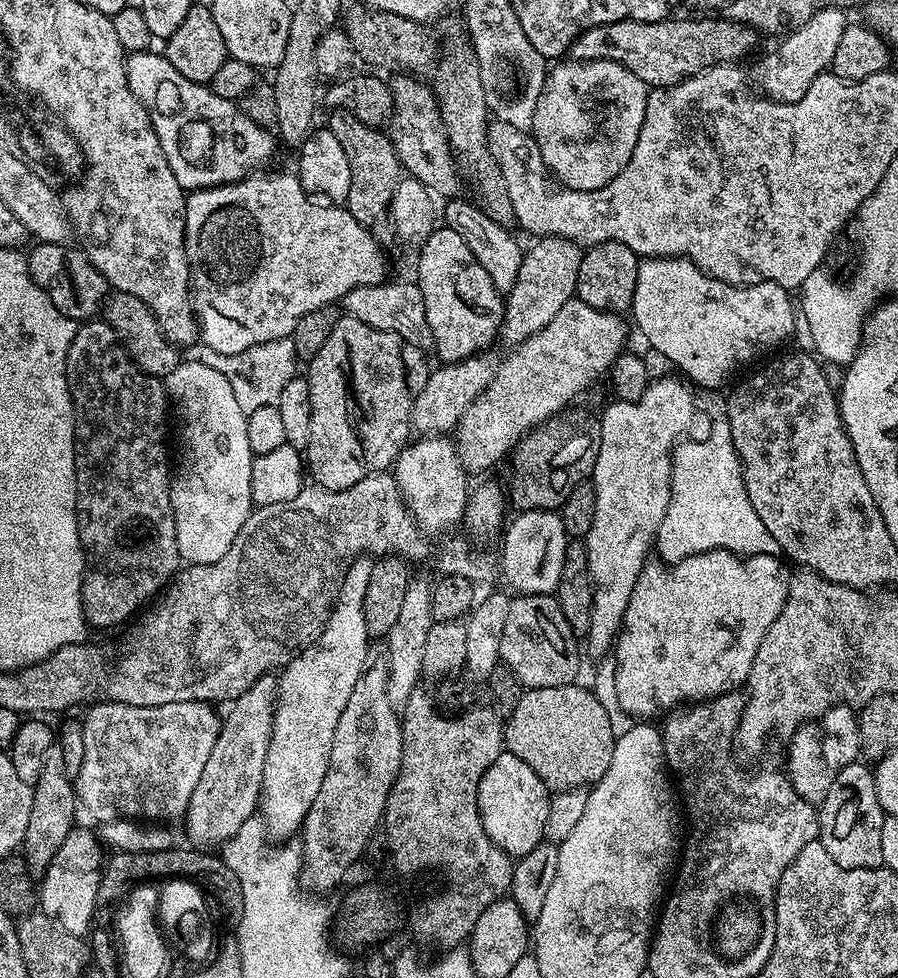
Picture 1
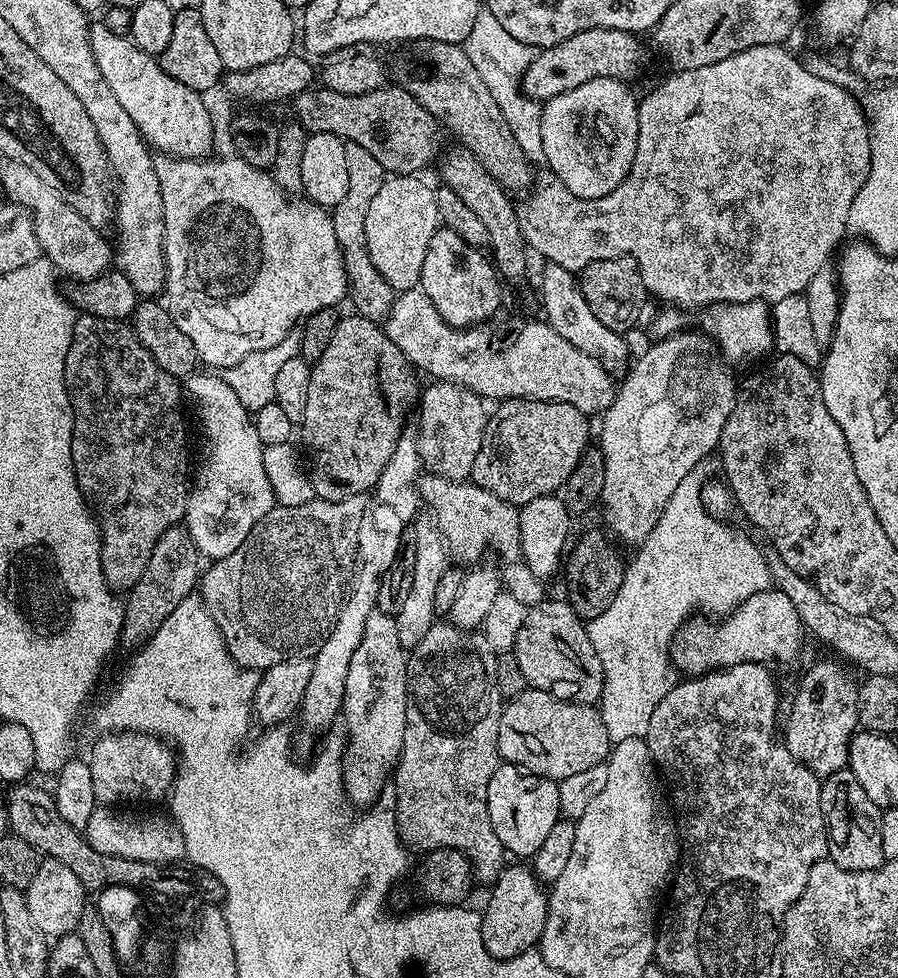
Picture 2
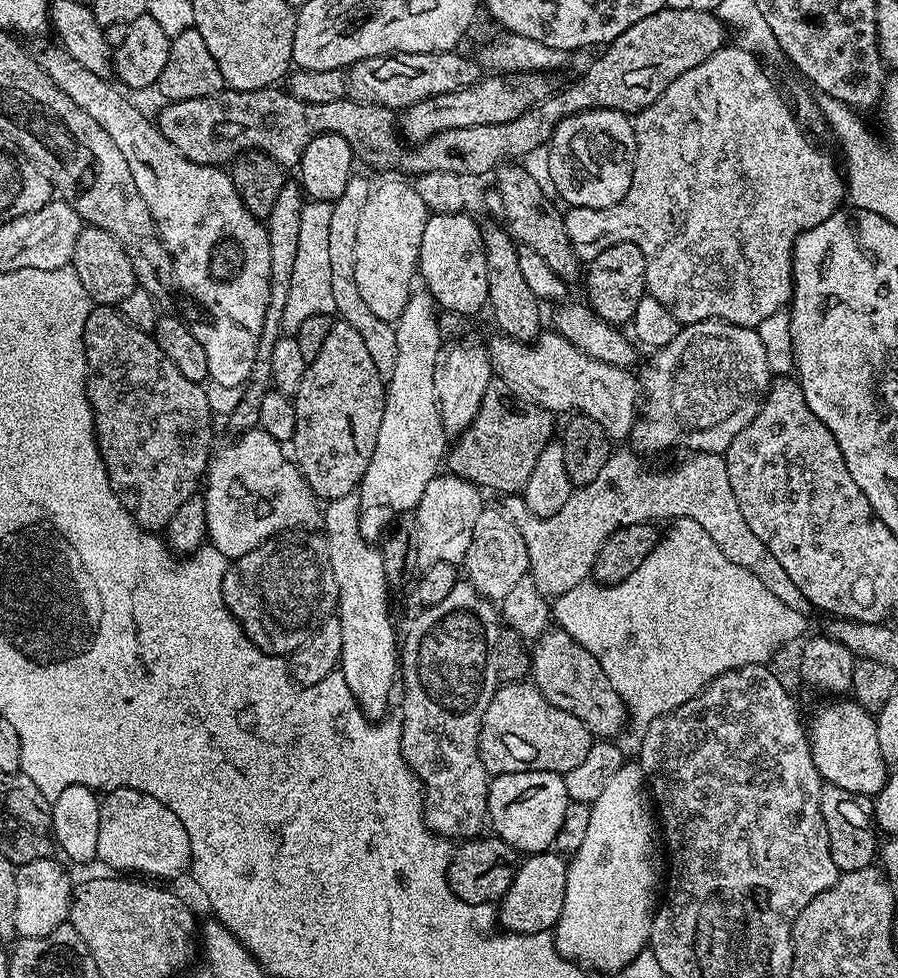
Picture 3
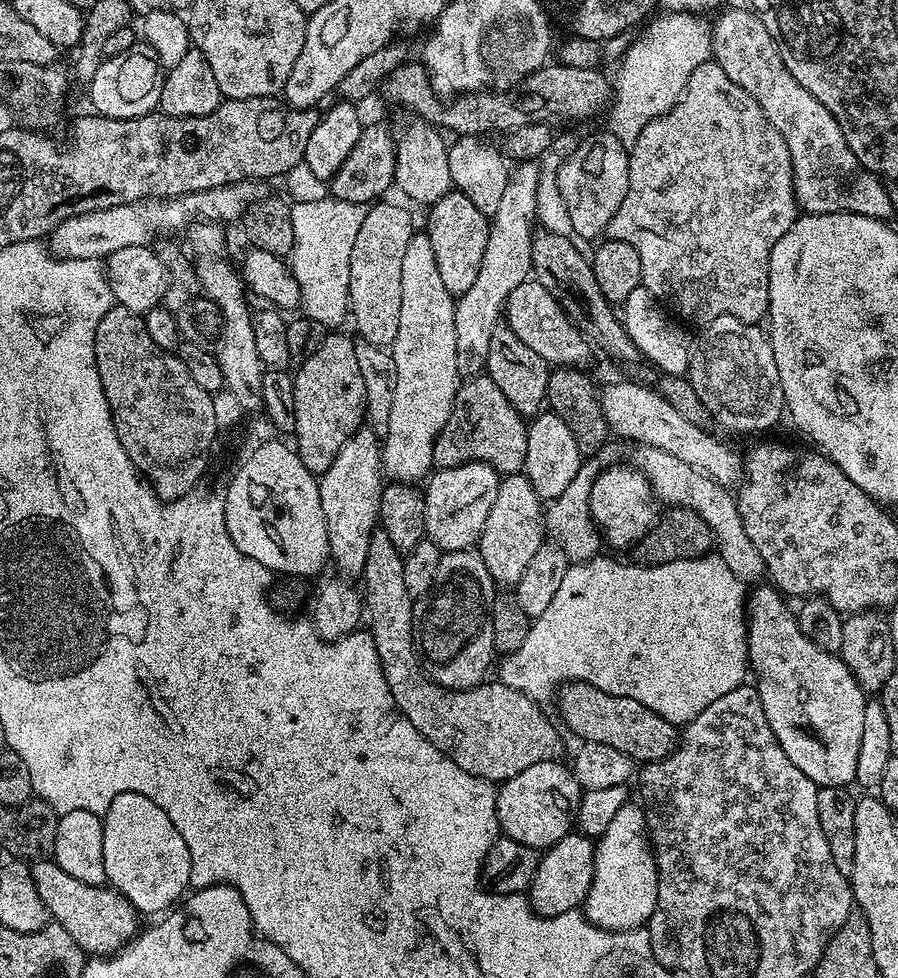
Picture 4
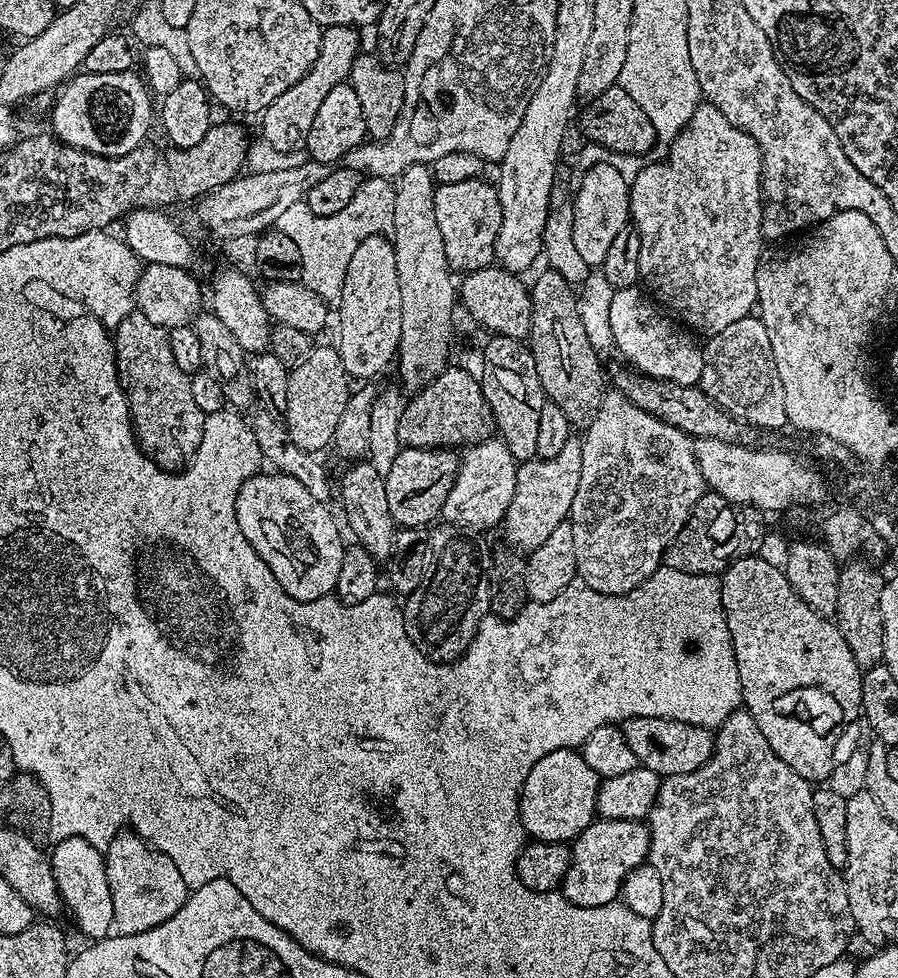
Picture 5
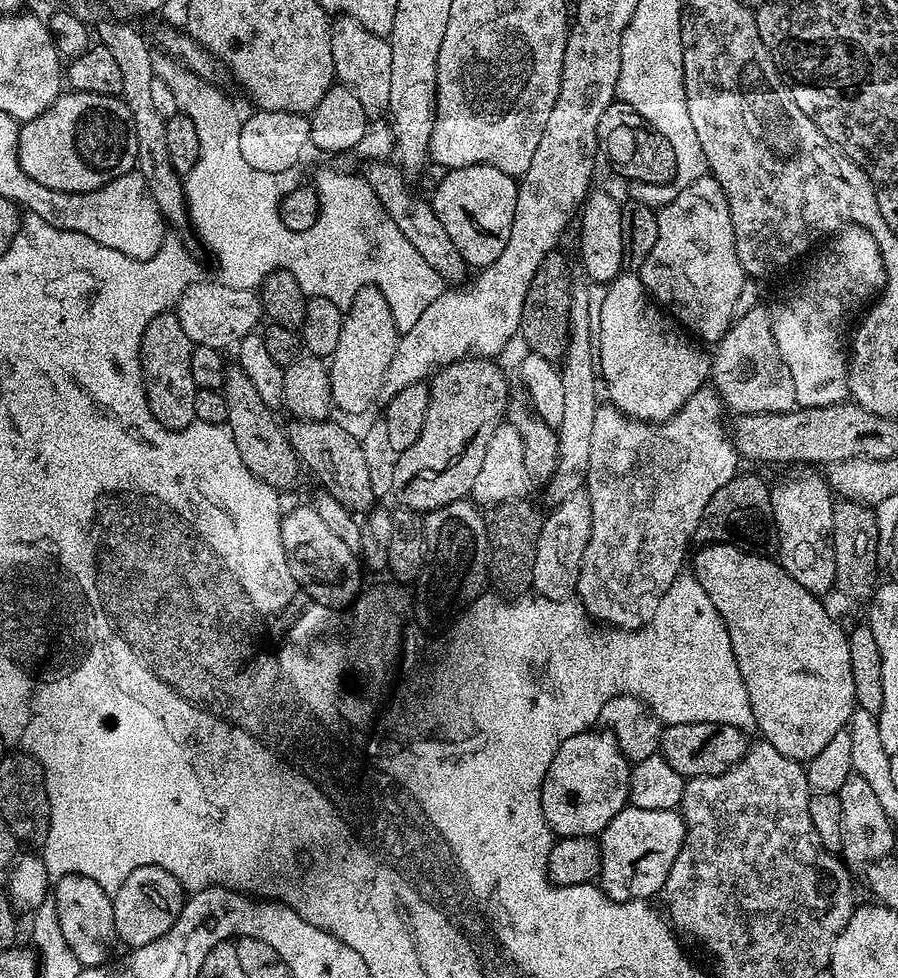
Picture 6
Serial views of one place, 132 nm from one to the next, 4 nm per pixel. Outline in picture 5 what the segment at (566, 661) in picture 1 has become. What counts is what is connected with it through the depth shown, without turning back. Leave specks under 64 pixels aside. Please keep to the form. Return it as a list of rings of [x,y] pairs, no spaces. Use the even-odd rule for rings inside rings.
[[[642,718],[623,721],[622,731],[626,738],[626,746],[634,750],[637,765],[646,770],[654,770],[659,776],[674,774],[690,774],[698,770],[712,756],[716,745],[713,729],[694,726],[686,722],[674,722],[670,718]]]

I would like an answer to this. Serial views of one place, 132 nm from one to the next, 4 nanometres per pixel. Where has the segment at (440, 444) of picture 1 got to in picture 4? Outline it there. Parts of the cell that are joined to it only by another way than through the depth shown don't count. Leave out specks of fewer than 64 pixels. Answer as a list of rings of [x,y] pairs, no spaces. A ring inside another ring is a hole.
[[[520,162],[515,167],[511,169],[511,180],[506,186],[502,202],[499,203],[496,214],[490,220],[486,254],[482,254],[482,270],[478,270],[478,278],[474,278],[474,286],[470,286],[470,290],[463,292],[456,300],[454,310],[456,357],[458,370],[468,378],[479,376],[485,371],[488,355],[494,347],[495,340],[492,339],[496,336],[496,323],[499,320],[501,323],[508,296],[514,290],[514,286],[522,286],[522,282],[526,282],[532,276],[532,238],[538,224],[536,207],[538,206],[540,166],[536,162]]]

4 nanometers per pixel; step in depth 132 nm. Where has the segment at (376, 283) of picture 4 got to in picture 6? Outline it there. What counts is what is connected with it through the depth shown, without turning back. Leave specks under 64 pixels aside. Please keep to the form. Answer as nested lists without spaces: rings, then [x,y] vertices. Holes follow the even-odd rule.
[[[374,286],[360,288],[354,298],[352,307],[344,312],[344,325],[340,331],[340,341],[330,357],[330,386],[332,387],[332,402],[337,409],[344,412],[364,412],[372,403],[377,403],[382,378],[386,374],[386,366],[390,366],[390,358],[394,358],[398,333],[394,314],[390,314],[390,306],[386,298]]]

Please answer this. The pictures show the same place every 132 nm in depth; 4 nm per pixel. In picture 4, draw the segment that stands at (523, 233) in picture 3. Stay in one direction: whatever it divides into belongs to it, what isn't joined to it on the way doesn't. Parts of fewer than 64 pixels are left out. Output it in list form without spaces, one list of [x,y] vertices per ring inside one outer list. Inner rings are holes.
[[[540,230],[533,235],[532,238],[532,276],[542,286],[546,286],[546,290],[550,290],[550,294],[554,294],[556,299],[565,305],[573,304],[576,309],[571,309],[570,315],[576,321],[577,328],[585,333],[593,345],[597,349],[600,348],[604,352],[609,352],[616,360],[632,360],[637,359],[638,353],[636,344],[629,338],[628,331],[624,328],[623,319],[618,315],[617,309],[608,303],[607,298],[602,294],[602,290],[598,286],[598,278],[594,278],[594,270],[592,269],[589,257],[583,256],[576,249],[577,241],[567,236],[559,236],[556,233]]]

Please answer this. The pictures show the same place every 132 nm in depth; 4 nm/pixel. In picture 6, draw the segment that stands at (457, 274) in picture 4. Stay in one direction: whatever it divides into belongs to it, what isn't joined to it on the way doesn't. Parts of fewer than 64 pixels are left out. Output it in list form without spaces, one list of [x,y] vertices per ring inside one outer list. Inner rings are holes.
[[[475,164],[451,169],[442,179],[436,191],[431,193],[430,203],[438,222],[450,234],[450,242],[462,254],[465,265],[473,269],[489,268],[494,258],[502,255],[506,242],[510,242],[510,226],[514,226],[517,181],[489,164]]]

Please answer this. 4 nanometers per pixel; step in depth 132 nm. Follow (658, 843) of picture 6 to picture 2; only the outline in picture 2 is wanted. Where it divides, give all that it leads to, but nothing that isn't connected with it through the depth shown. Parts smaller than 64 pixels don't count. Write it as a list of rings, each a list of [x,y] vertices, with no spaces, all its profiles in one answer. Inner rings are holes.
[[[524,862],[509,863],[491,885],[488,905],[482,908],[482,942],[494,958],[505,960],[523,952],[533,951],[542,938],[548,917],[548,892],[545,885]]]

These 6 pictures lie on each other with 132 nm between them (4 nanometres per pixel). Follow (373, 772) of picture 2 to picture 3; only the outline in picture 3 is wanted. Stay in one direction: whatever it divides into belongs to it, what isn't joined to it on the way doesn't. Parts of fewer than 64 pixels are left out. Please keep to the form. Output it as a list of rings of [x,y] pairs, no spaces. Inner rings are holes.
[[[353,494],[350,496],[343,496],[337,500],[327,501],[325,510],[322,512],[322,520],[324,516],[324,528],[322,527],[322,534],[328,542],[328,557],[330,558],[330,570],[334,570],[334,578],[338,586],[338,602],[336,603],[336,612],[338,619],[342,626],[342,654],[340,655],[340,662],[338,670],[346,678],[346,686],[350,686],[350,694],[354,694],[354,698],[358,702],[358,706],[364,715],[373,722],[379,722],[389,715],[388,703],[392,700],[392,687],[397,687],[398,684],[398,632],[396,636],[396,628],[392,625],[392,616],[388,613],[388,595],[390,589],[386,582],[386,570],[384,569],[384,554],[383,551],[375,543],[369,542],[366,538],[362,538],[362,530],[360,529],[360,497]]]

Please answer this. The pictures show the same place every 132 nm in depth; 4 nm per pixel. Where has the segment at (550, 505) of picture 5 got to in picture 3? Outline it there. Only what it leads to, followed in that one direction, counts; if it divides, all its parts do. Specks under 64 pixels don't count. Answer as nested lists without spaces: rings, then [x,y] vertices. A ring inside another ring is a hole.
[[[481,507],[478,522],[474,522],[474,538],[470,542],[470,550],[464,555],[462,568],[463,571],[464,568],[468,571],[467,583],[473,584],[478,594],[493,602],[504,600],[506,594],[510,594],[510,586],[518,586],[518,582],[529,575],[528,544],[522,538],[522,534],[518,534],[518,526],[514,526],[514,522],[505,514],[503,507]]]

